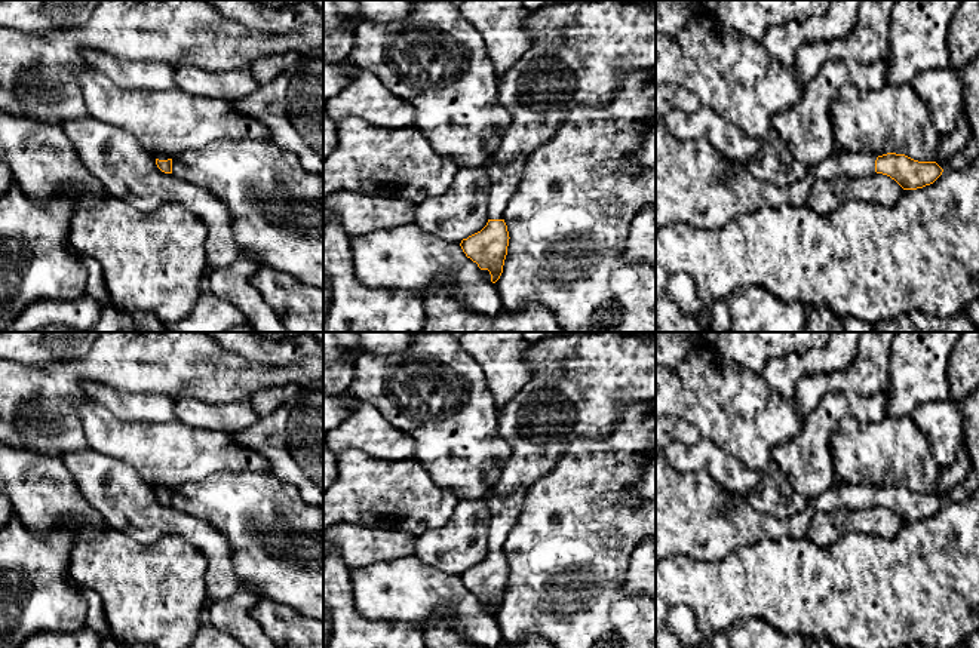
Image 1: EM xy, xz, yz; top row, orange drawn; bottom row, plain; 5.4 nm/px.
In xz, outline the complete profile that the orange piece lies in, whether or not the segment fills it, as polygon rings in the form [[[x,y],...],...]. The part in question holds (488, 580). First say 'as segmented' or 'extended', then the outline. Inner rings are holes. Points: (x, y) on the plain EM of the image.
extended; [[[516,489],[507,497],[490,492],[485,497],[491,522],[488,529],[488,555],[487,558],[463,571],[460,578],[467,590],[478,596],[481,602],[488,602],[491,614],[495,615],[501,605],[509,578],[509,563],[504,555],[504,543],[519,520],[525,491]]]

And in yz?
extended; [[[665,452],[656,455],[656,562],[670,556],[688,556],[700,562],[724,559],[737,547],[762,540],[807,535],[816,512],[835,512],[841,507],[857,510],[872,504],[894,512],[903,522],[917,522],[933,516],[943,504],[936,494],[918,494],[905,486],[838,485],[813,498],[794,516],[777,519],[756,512],[737,497],[730,497],[705,472],[681,473],[672,469]]]

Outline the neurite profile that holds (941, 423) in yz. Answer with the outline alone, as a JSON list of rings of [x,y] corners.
[[[946,399],[918,405],[909,417],[923,432],[940,469],[949,467],[963,448],[963,403]]]

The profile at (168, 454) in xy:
[[[89,394],[77,409],[88,446],[136,470],[139,477],[157,489],[175,489],[185,482],[199,482],[221,472],[268,472],[268,460],[243,445],[231,433],[199,429],[174,418],[166,423],[128,421],[114,417]]]

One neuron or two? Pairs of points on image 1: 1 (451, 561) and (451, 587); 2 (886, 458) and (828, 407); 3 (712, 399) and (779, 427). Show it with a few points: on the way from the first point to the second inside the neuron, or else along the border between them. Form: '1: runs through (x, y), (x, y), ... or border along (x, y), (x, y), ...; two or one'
1: border along (419, 561), (459, 576); two
2: border along (847, 414), (831, 438), (829, 451); two
3: runs through (729, 405), (746, 417), (763, 420); one

